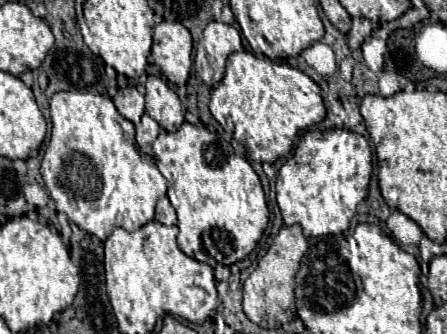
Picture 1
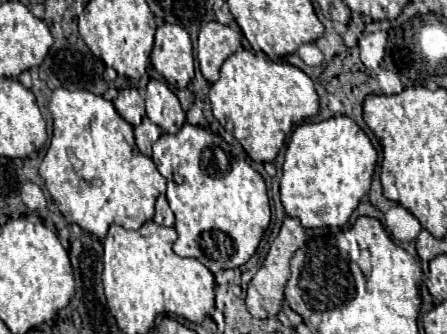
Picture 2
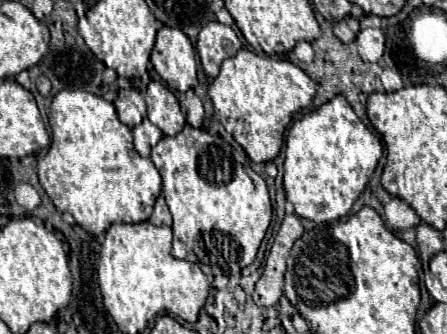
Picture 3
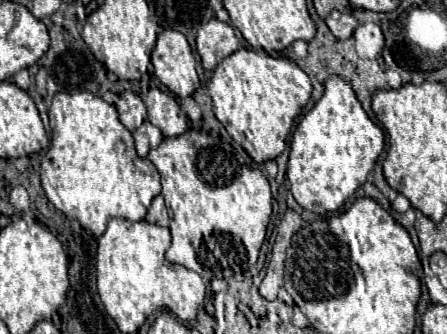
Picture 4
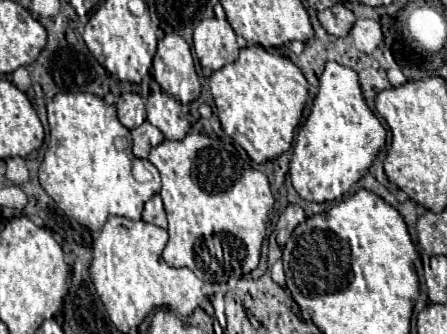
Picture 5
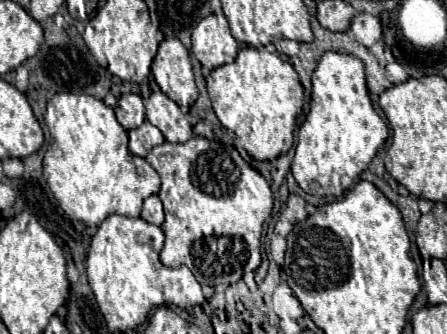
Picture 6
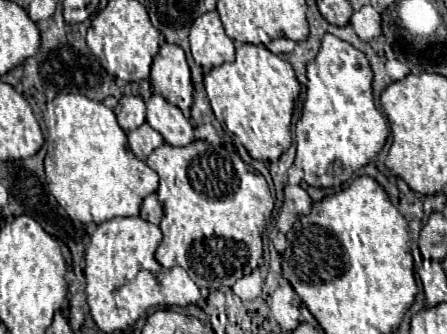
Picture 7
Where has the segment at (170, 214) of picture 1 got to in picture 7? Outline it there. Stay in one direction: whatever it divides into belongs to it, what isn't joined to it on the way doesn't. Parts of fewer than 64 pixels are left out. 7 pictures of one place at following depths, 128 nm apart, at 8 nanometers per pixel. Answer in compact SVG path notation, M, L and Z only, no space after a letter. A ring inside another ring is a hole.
M150 194L142 208L140 208L140 216L152 224L160 224L160 218L162 218L162 206L158 202L157 194Z

